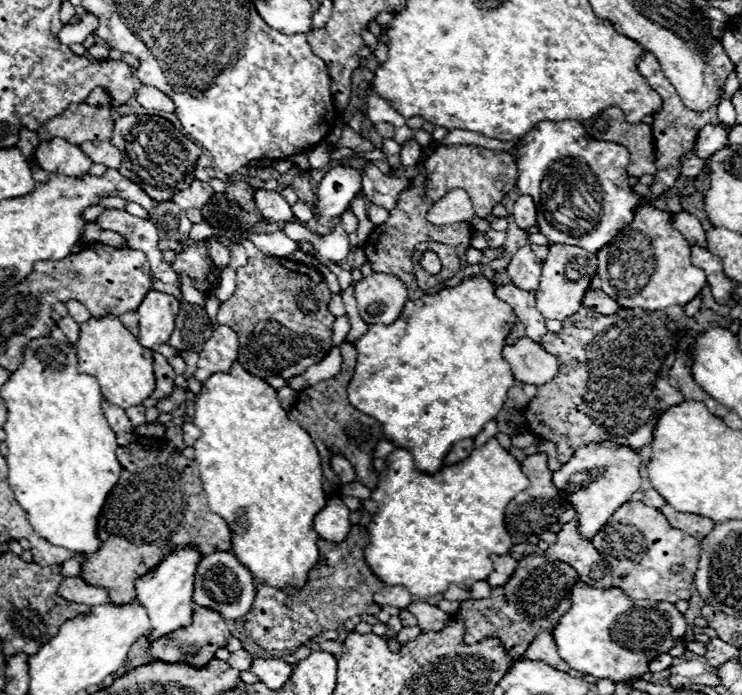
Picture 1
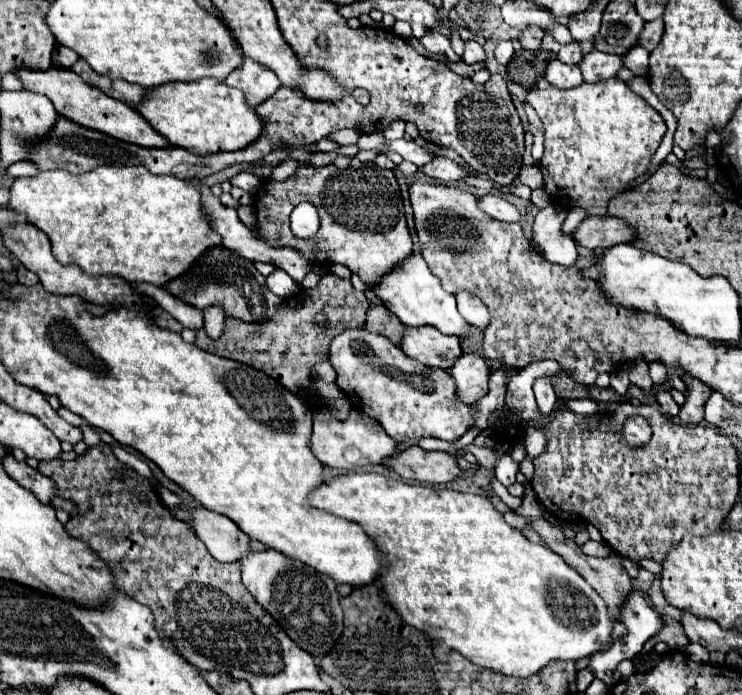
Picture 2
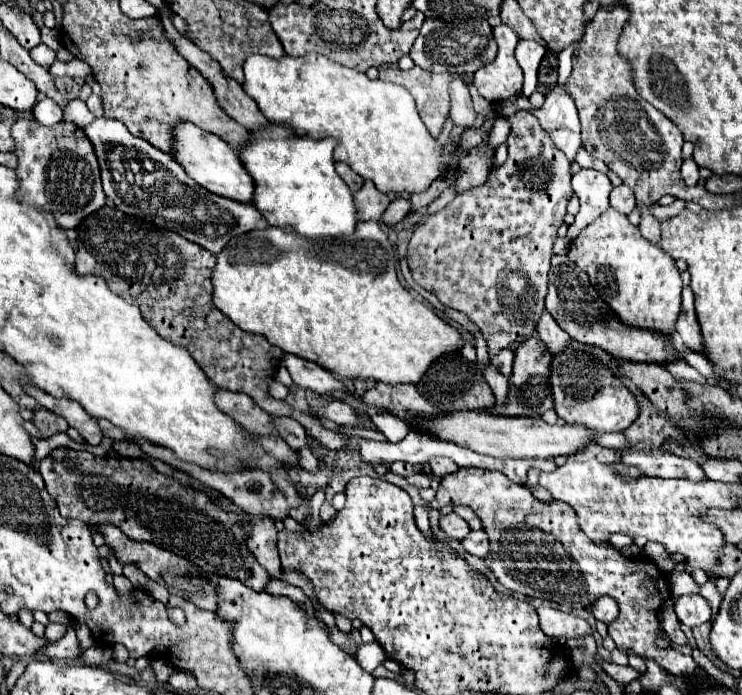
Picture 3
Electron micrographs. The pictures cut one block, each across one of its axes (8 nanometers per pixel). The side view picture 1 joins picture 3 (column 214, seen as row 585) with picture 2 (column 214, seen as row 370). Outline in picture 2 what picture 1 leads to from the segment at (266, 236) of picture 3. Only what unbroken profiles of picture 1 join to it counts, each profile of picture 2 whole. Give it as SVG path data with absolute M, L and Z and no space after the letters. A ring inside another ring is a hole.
M234 164L204 180L154 176L144 166L100 166L80 176L64 170L48 170L32 178L18 178L12 186L8 208L18 214L26 214L30 224L46 232L52 244L52 254L60 264L76 264L86 274L120 276L126 282L150 282L156 286L164 286L168 284L168 280L182 276L186 268L192 268L192 264L196 264L196 260L210 246L222 244L222 236L212 230L210 218L204 214L204 204L200 202L196 182L224 182L248 168L252 168L252 164Z

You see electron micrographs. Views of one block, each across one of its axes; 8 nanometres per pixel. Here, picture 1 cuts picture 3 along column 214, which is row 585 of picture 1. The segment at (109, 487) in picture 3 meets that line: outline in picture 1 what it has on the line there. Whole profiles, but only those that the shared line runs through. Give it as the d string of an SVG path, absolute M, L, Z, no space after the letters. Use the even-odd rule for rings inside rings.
M524 556L518 562L514 576L504 586L494 586L488 598L460 602L458 618L466 624L464 642L474 644L486 636L494 636L502 640L504 648L512 656L524 654L540 632L552 630L564 612L568 612L572 606L572 588L576 582L578 572L572 566L546 556Z

